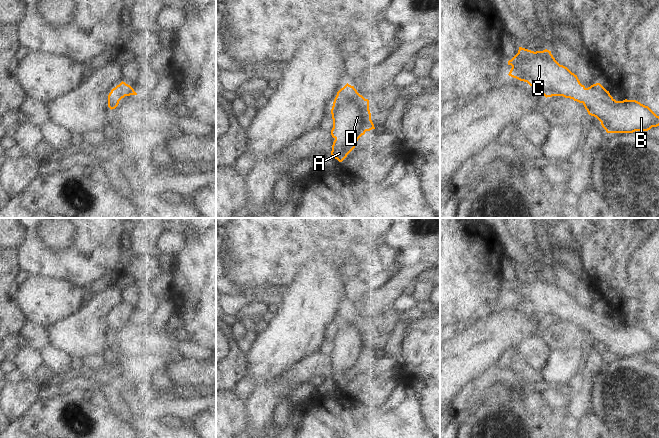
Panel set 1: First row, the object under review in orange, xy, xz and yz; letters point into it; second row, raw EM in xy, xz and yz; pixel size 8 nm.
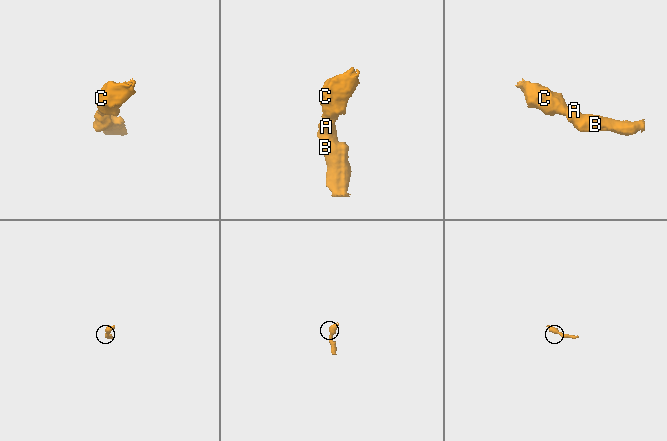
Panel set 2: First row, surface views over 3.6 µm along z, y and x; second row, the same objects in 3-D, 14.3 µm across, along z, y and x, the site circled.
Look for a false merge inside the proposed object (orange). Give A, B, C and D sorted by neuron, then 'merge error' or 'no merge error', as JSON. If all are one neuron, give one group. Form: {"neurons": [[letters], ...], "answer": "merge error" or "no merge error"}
{"neurons": [["A", "B", "C", "D"]], "answer": "no merge error"}

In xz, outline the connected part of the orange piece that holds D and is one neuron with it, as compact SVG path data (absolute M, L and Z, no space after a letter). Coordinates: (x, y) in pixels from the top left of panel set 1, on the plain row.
M347 307L337 316L331 338L331 359L335 363L331 379L342 386L355 372L358 363L366 355L375 353L371 344L369 324Z

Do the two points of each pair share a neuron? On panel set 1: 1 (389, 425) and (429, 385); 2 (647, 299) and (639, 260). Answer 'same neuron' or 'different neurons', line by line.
1: different neurons
2: different neurons

